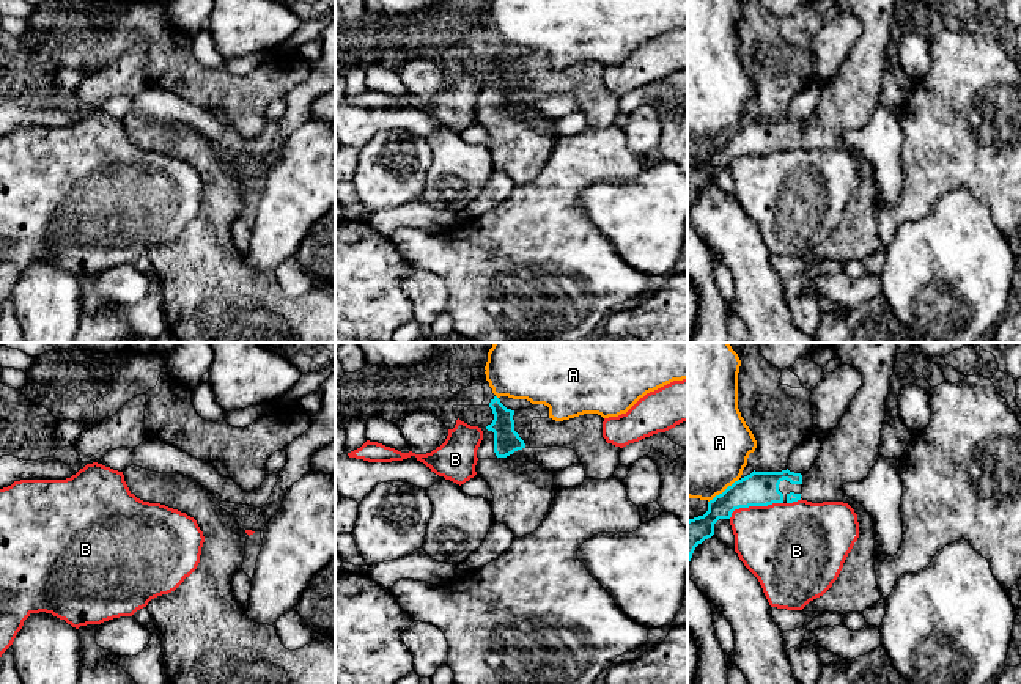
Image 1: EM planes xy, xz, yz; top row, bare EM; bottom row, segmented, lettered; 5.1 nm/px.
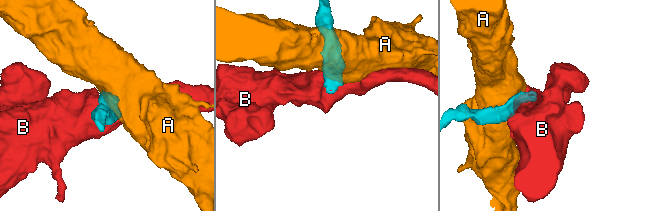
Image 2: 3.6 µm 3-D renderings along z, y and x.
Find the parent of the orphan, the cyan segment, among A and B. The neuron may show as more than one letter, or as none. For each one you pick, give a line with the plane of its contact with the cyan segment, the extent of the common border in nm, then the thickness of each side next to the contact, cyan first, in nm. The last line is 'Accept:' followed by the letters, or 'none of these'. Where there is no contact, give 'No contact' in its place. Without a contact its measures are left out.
Accept: none of these

